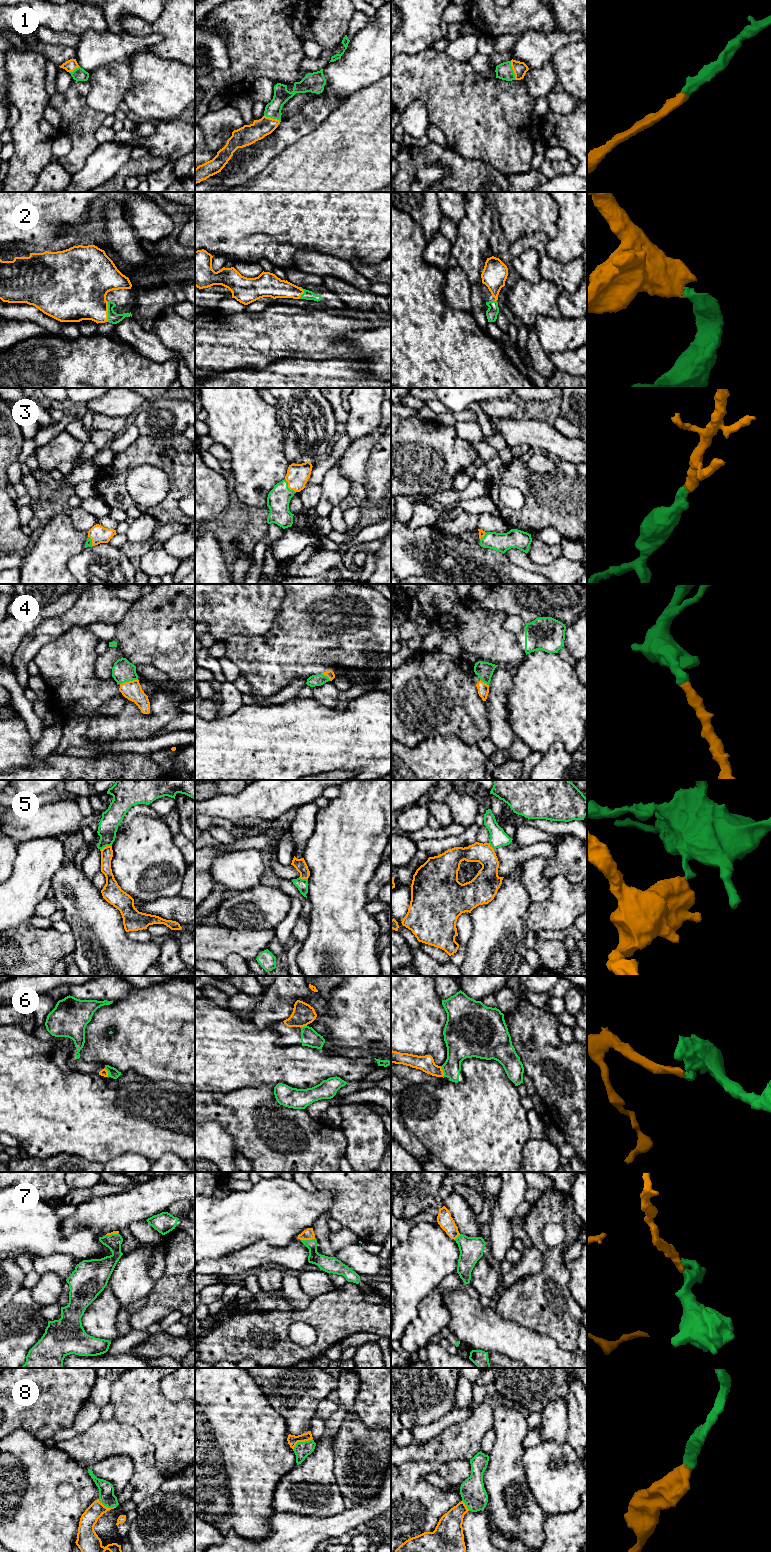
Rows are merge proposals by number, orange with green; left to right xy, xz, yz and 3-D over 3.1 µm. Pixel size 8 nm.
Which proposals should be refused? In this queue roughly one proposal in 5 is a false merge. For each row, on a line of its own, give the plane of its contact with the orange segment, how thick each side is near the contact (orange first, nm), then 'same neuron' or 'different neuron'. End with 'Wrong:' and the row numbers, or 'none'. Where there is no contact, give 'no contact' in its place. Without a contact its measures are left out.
1: yz | 110/140 nm | same neuron
2: xy | 400/90 nm | same neuron
3: xz | 180/180 nm | same neuron
4: xy | 150/180 nm | same neuron
5: xy | 100/160 nm | different neuron
6: yz | 130/220 nm | same neuron
7: xz | 90/120 nm | same neuron
8: xz | 80/130 nm | same neuron
Wrong: 5

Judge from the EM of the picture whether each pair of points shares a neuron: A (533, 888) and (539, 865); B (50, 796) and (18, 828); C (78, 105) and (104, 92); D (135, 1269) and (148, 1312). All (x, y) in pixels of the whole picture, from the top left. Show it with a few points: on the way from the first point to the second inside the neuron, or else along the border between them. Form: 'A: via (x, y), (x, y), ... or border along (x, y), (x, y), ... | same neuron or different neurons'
A: via (533, 882), (533, 871) | same neuron
B: border along (65, 800), (42, 805) | different neurons
C: border along (86, 81), (89, 84), (86, 103), (105, 114) | different neurons
D: border along (155, 1282), (152, 1290), (146, 1296) | different neurons

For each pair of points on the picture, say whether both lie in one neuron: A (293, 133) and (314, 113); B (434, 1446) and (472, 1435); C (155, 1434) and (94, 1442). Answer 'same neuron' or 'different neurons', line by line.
A: same neuron
B: same neuron
C: different neurons

